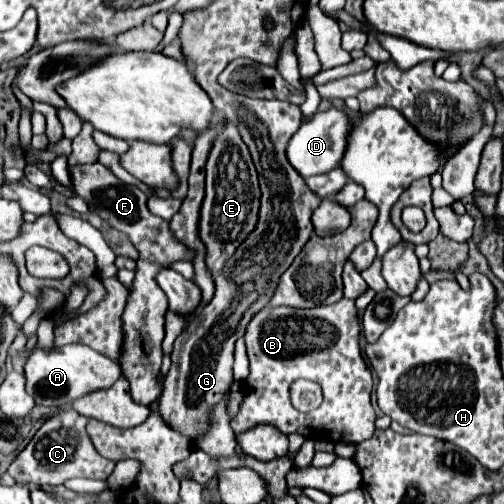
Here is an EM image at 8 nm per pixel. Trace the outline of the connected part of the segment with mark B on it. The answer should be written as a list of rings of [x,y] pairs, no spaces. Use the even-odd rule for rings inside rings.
[[[343,298],[337,304],[331,306],[317,306],[309,310],[301,308],[263,308],[253,316],[253,320],[247,326],[245,332],[245,344],[247,354],[251,362],[251,374],[245,382],[245,400],[241,404],[239,414],[233,418],[231,428],[237,430],[237,434],[247,432],[249,428],[255,428],[257,424],[271,424],[283,434],[299,432],[305,438],[315,440],[331,440],[331,442],[347,442],[347,444],[359,444],[361,440],[367,440],[375,432],[375,410],[371,406],[371,390],[373,390],[373,374],[371,368],[359,348],[359,320],[357,320],[357,308],[355,302]],[[297,378],[307,378],[323,388],[323,404],[317,408],[317,412],[303,414],[293,408],[291,404],[291,392],[289,386]]]

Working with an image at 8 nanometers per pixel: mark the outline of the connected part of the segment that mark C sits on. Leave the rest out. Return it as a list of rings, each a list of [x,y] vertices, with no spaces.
[[[63,410],[51,416],[49,420],[45,420],[45,424],[27,444],[27,448],[11,462],[7,472],[19,484],[37,484],[37,486],[45,486],[45,484],[57,486],[57,484],[65,484],[71,478],[97,478],[97,480],[109,478],[115,468],[115,462],[105,460],[93,448],[93,442],[89,440],[87,434],[87,422],[89,418],[73,410]]]

